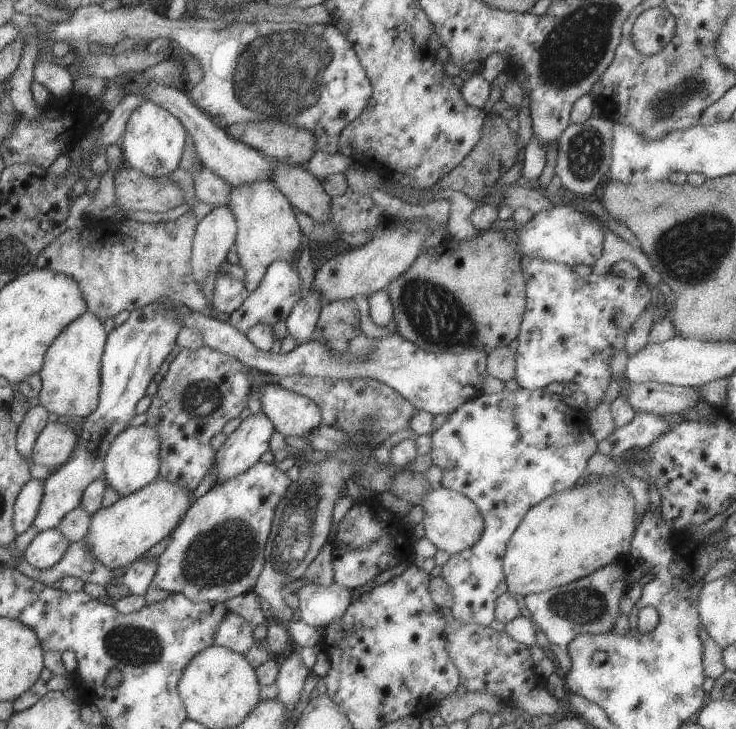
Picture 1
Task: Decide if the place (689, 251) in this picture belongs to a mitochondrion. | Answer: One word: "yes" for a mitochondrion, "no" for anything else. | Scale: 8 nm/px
yes

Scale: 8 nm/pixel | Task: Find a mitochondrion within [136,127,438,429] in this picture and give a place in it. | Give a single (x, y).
(201, 398)

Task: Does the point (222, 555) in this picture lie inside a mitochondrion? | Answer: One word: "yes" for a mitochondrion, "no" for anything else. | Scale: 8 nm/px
yes

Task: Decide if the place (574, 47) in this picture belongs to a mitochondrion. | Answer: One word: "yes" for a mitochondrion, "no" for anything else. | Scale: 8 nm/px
yes

